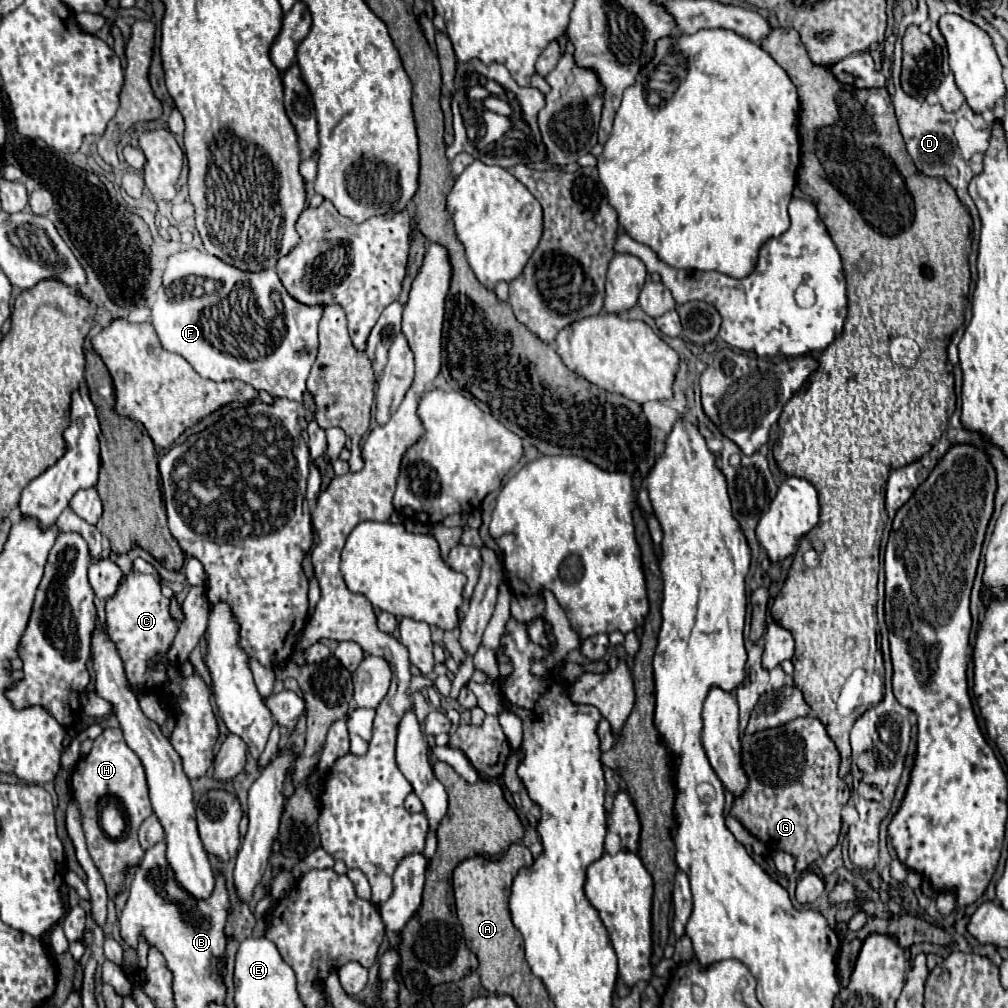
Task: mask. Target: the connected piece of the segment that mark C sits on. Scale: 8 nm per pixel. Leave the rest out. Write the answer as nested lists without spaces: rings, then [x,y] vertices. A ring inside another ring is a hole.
[[[136,558],[132,568],[134,570],[120,580],[116,594],[106,600],[108,632],[118,646],[130,688],[136,694],[156,688],[158,696],[164,698],[170,710],[176,714],[176,726],[170,736],[170,742],[182,758],[186,776],[194,780],[204,776],[210,768],[214,760],[214,744],[220,736],[210,702],[212,692],[200,674],[182,676],[180,668],[174,662],[154,662],[156,656],[168,654],[168,650],[172,648],[174,636],[178,632],[178,622],[170,616],[170,600],[164,598],[160,590],[160,574],[156,572],[156,568],[142,558]]]

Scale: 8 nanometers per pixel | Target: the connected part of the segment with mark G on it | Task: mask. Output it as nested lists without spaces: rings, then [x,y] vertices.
[[[804,716],[784,726],[746,736],[742,740],[742,764],[744,770],[748,772],[750,786],[742,798],[734,800],[730,814],[736,816],[758,840],[770,846],[770,850],[790,852],[796,858],[798,872],[806,870],[820,856],[830,854],[830,850],[836,846],[840,836],[840,828],[842,828],[840,810],[848,802],[850,790],[838,778],[840,754],[836,750],[836,744],[828,736],[824,724],[814,716]]]

